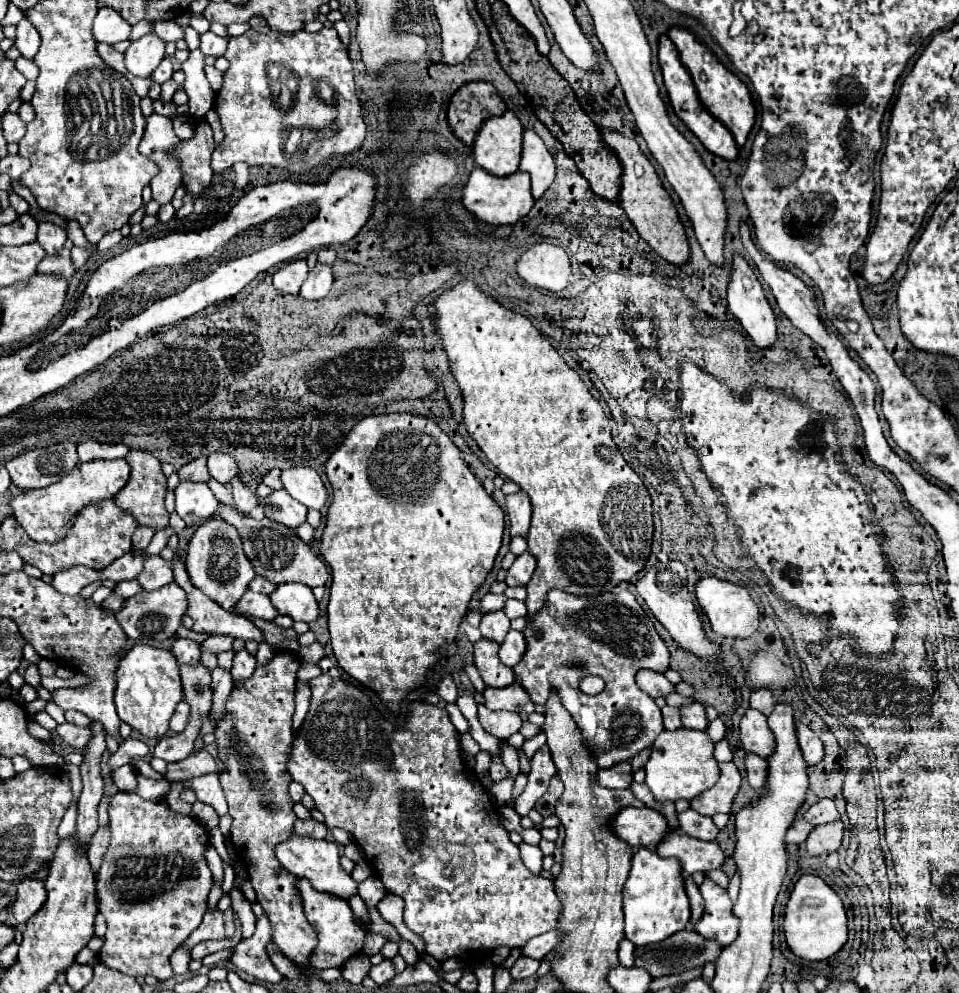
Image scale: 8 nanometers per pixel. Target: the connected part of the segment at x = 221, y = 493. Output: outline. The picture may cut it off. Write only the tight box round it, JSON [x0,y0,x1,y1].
[209,480,235,506]

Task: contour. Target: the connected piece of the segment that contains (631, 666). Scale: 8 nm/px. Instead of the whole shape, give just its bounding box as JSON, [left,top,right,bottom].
[513,584,669,768]

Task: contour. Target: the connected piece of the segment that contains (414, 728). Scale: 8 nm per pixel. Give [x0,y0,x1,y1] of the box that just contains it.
[289,674,561,962]

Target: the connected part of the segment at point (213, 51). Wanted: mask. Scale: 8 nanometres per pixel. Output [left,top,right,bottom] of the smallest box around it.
[201,32,227,56]

